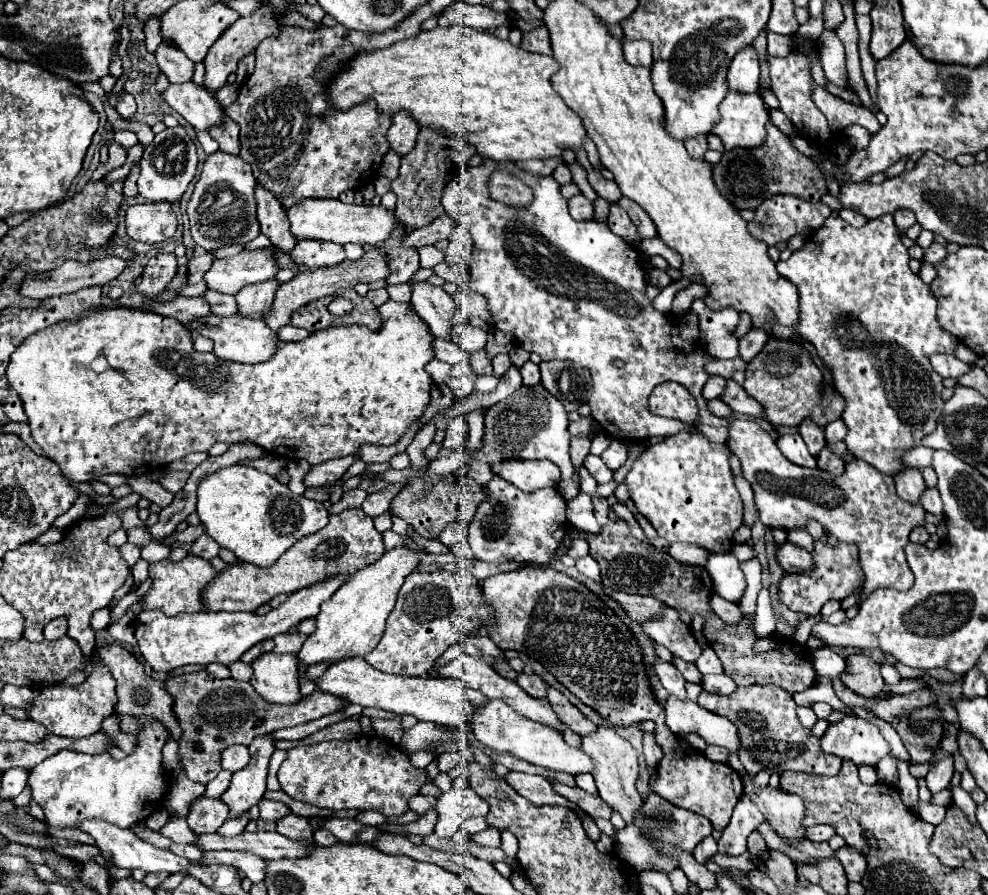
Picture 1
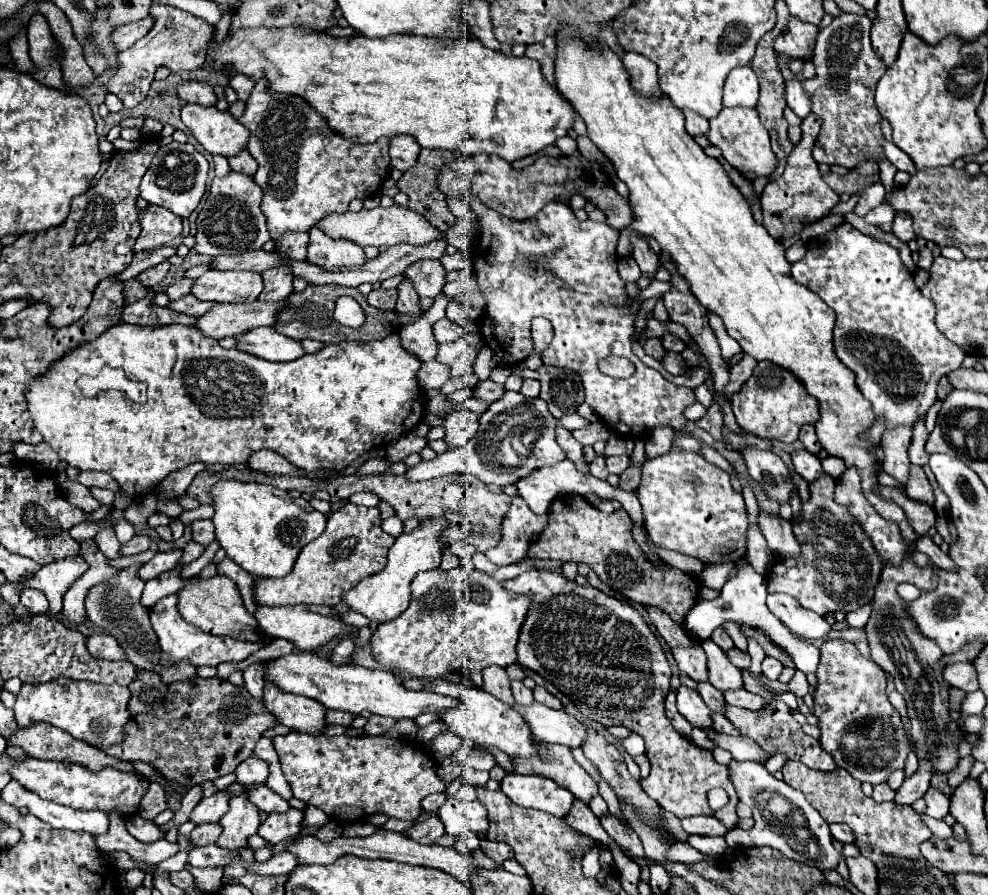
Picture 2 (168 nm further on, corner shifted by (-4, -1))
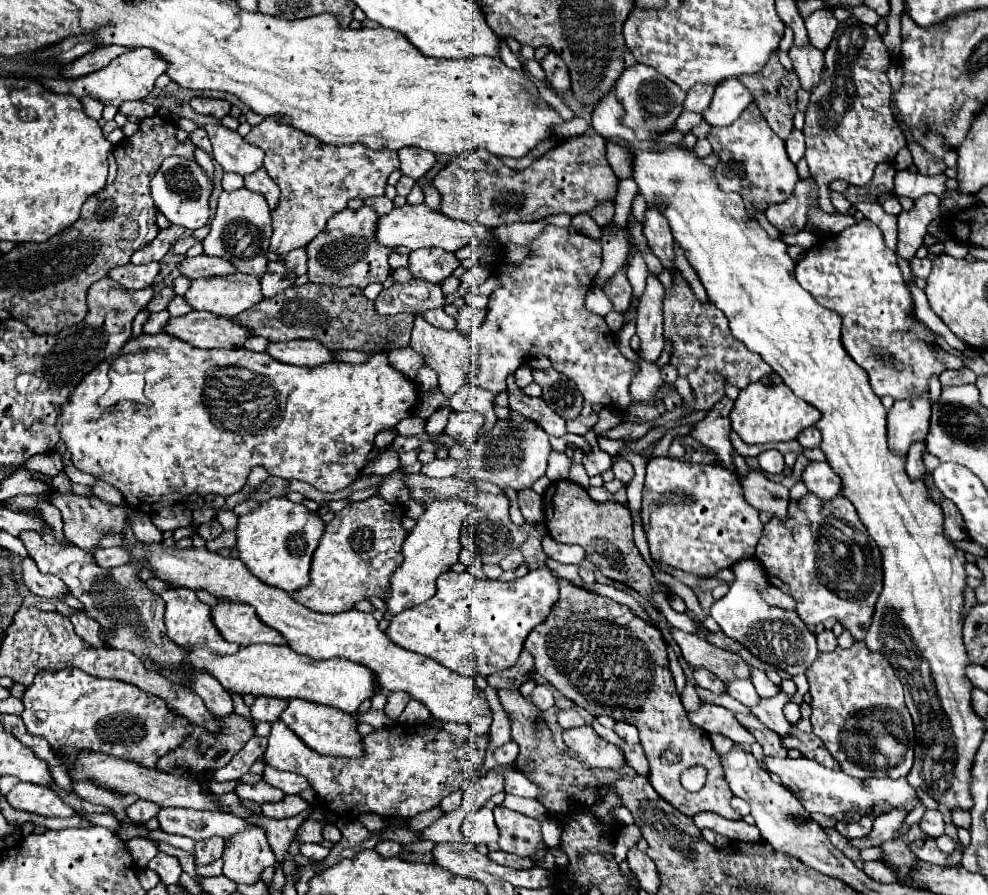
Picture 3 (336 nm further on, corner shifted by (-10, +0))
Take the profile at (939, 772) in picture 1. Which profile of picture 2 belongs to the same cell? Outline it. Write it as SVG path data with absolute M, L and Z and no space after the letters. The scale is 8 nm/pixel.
M928 788L928 792L924 794L924 800L926 800L926 814L932 816L932 818L944 818L948 814L948 804L950 804L950 798L940 792L938 788Z

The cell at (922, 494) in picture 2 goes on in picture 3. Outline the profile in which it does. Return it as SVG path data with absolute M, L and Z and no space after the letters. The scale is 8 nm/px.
M918 441L910 447L910 451L906 453L906 471L912 479L920 479L926 471L924 471L924 463L922 463L922 453L926 449L924 441Z

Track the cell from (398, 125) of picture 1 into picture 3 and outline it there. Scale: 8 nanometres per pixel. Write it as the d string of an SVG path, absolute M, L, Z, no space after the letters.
M404 147L398 151L398 155L402 175L408 175L412 179L420 179L436 163L436 155L432 151L424 151L418 147Z

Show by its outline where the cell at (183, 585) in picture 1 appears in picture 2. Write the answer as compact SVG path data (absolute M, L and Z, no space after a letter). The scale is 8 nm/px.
M216 574L212 578L186 578L184 580L184 588L178 592L178 612L180 616L202 628L204 632L216 634L216 636L234 636L234 638L244 638L244 640L258 640L258 632L256 632L256 620L254 616L250 616L242 604L238 586L222 574Z

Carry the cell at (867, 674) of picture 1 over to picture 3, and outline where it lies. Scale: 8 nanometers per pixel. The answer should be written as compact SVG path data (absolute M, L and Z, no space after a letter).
M854 643L850 649L836 649L832 653L820 653L818 659L806 671L810 685L810 705L814 735L818 735L830 755L840 763L842 771L858 777L906 777L914 761L914 725L912 717L904 705L904 687L896 677L890 663L876 651L868 651L864 643Z

